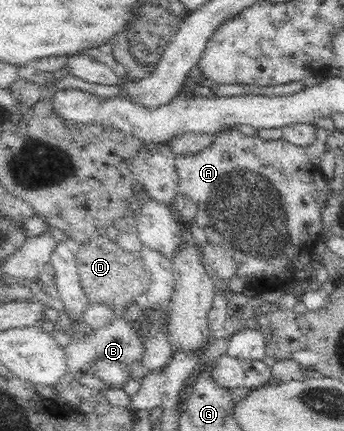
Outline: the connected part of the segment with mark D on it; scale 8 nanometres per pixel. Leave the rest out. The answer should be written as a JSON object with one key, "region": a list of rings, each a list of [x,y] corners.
{"region":[[[107,235],[88,239],[74,254],[78,267],[79,283],[92,305],[105,304],[115,311],[122,311],[126,305],[145,295],[152,282],[144,261],[136,253],[124,250]]]}

